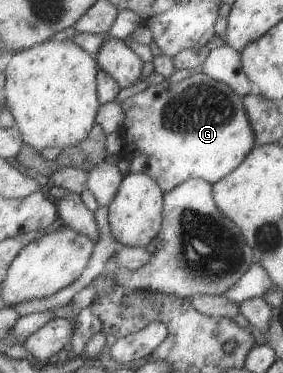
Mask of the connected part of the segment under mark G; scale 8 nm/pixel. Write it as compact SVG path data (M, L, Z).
M200 70L179 82L164 80L161 84L150 84L143 92L124 100L122 106L126 117L121 133L124 144L119 157L132 162L132 173L153 177L165 194L190 178L203 179L212 186L237 168L255 145L243 97Z

